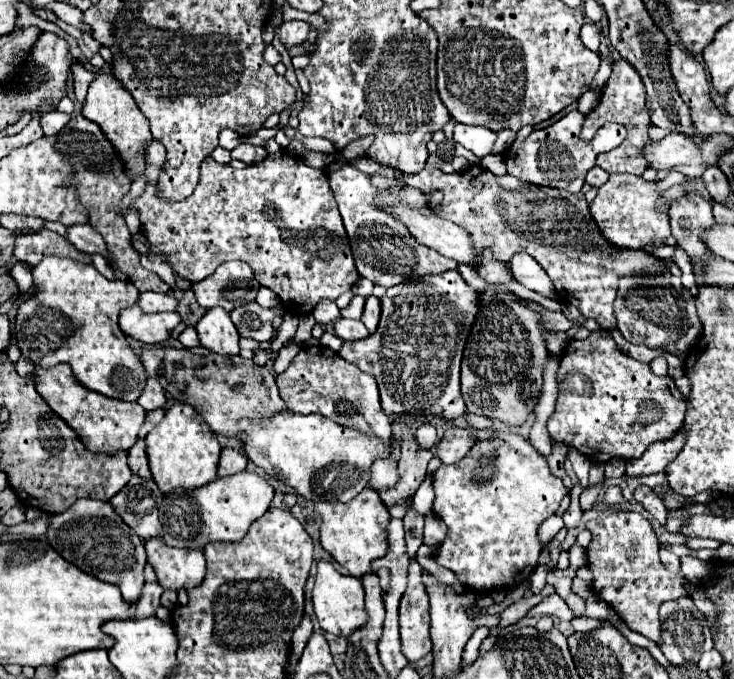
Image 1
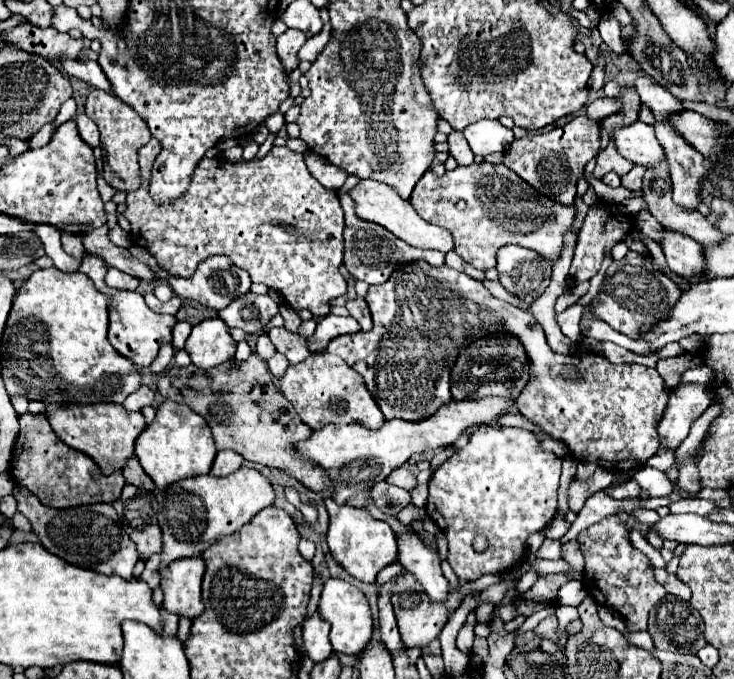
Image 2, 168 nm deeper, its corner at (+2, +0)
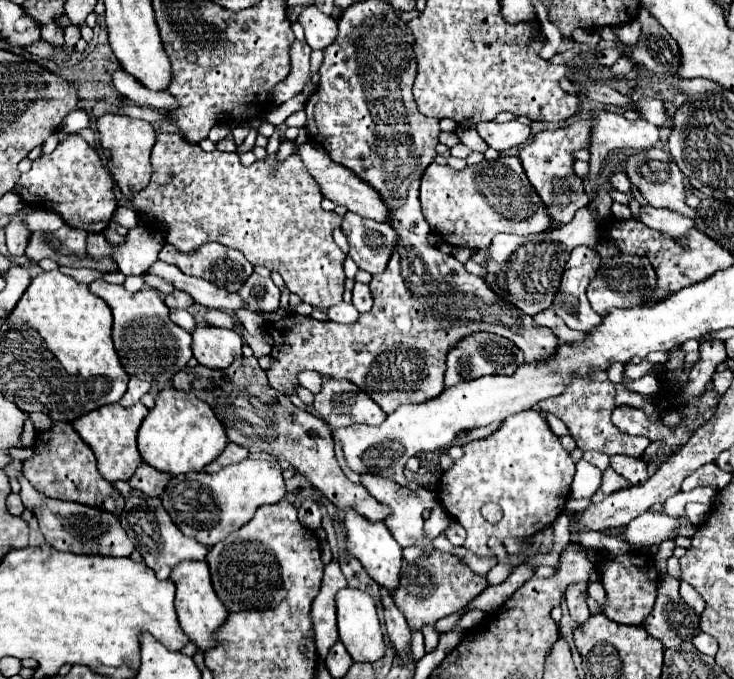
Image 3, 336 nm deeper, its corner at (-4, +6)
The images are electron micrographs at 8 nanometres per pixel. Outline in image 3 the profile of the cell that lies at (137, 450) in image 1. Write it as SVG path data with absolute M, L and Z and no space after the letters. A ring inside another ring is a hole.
M142 463L142 465L136 469L136 473L132 475L132 479L130 479L128 483L130 483L132 489L138 489L138 491L150 495L150 497L158 497L158 495L164 491L168 479L170 479L168 473L156 471L154 467Z

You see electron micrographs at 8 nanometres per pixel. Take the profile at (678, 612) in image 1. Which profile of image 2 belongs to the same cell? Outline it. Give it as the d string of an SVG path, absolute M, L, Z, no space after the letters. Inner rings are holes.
M666 595L652 607L648 633L652 635L656 649L696 653L706 645L700 613L688 601L674 595Z

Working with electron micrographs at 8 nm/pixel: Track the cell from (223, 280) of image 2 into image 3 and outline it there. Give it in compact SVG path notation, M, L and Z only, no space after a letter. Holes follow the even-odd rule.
M206 243L206 245L202 245L202 247L200 247L196 253L192 253L192 255L184 255L184 253L176 251L172 245L164 245L162 251L158 253L158 259L176 265L184 275L202 277L202 279L206 279L206 281L210 281L210 283L216 283L218 287L226 289L228 293L236 293L236 291L240 289L240 285L242 285L242 283L252 275L252 271L254 271L252 263L248 263L240 251L234 251L234 249L224 247L224 245L220 245L220 243Z

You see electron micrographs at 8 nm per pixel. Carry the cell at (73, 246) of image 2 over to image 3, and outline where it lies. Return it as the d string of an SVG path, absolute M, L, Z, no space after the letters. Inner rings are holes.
M60 227L56 231L34 231L30 235L30 241L26 245L26 257L30 261L40 261L44 257L50 257L54 261L58 261L60 265L66 265L66 267L94 267L94 269L100 269L100 263L88 259L86 255L86 231L82 229L74 229L74 227Z

